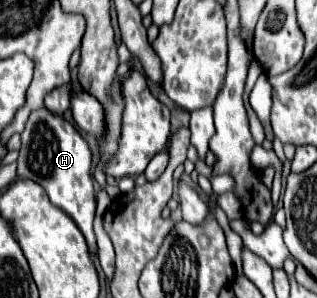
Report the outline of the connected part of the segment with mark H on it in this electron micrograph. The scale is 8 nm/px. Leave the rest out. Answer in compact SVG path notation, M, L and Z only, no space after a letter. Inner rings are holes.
M46 108L34 110L22 132L22 148L18 156L18 176L38 182L50 202L64 210L76 226L82 230L92 255L97 250L96 236L92 230L92 220L96 212L96 192L92 182L92 152L76 128L64 118L52 116Z

